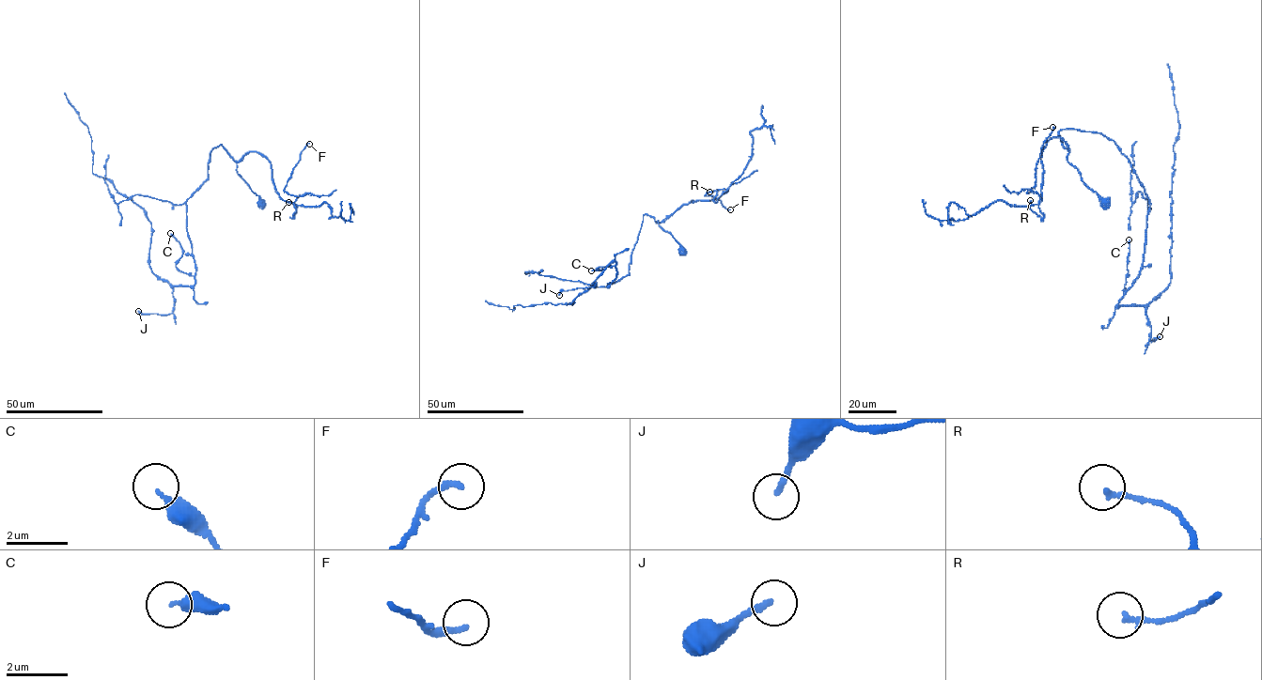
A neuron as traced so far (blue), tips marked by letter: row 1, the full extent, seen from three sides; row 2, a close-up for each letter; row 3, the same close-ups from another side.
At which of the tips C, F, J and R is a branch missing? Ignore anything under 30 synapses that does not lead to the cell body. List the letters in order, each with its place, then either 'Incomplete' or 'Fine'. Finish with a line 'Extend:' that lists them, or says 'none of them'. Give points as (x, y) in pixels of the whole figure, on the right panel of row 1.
C: Place: (1129, 239). Fine
F: Place: (1052, 127). Fine
J: Place: (1160, 336). Fine
R: Place: (1030, 200). Fine
Extend: none of them

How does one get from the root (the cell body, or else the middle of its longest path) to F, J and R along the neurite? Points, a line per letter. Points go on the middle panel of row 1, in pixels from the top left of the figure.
F: (609, 285), (629, 274), (644, 214), (662, 222), (720, 189), (705, 195), (730, 209)
J: (609, 285), (617, 273), (615, 261), (594, 283), (595, 287), (562, 290), (559, 295)
R: (609, 285), (629, 274), (644, 214), (662, 222), (692, 200), (718, 198), (716, 203), (717, 192), (709, 192)

